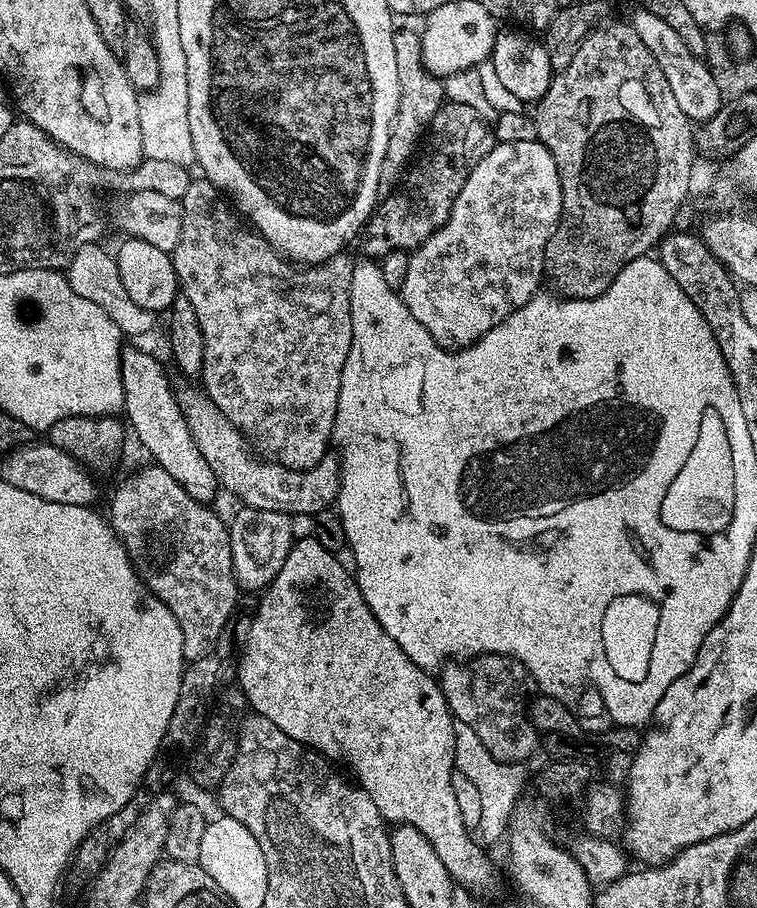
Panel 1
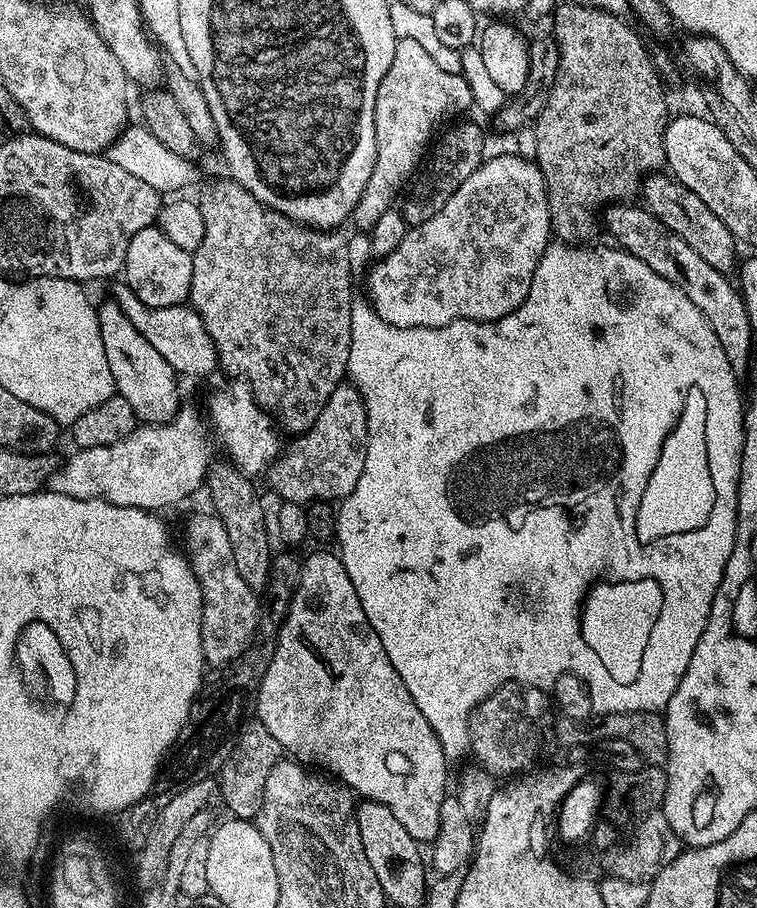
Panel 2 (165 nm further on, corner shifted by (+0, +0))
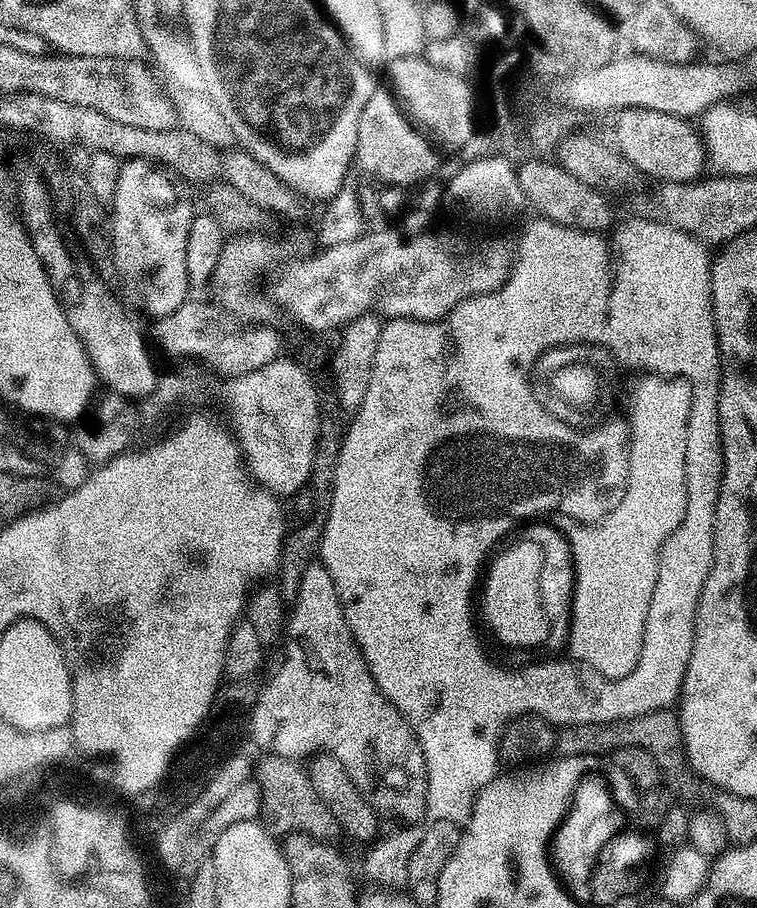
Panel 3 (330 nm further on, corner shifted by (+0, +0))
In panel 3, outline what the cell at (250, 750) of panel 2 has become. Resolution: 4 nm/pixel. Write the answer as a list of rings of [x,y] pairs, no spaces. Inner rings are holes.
[[[268,754],[265,755],[263,758],[265,760],[262,761],[261,764],[258,764],[258,767],[255,769],[254,776],[260,785],[260,811],[262,813],[263,823],[266,825],[268,831],[271,832],[273,837],[276,838],[283,838],[293,834],[307,834],[315,837],[319,836],[319,839],[325,842],[331,841],[333,839],[331,836],[334,834],[337,835],[338,832],[338,825],[336,819],[334,819],[330,814],[330,810],[326,810],[326,806],[322,802],[322,798],[318,798],[318,794],[316,793],[316,791],[314,790],[314,786],[310,782],[310,778],[308,777],[307,771],[305,771],[305,769],[301,767],[301,765],[299,768],[299,766],[296,765],[299,763],[297,763],[295,759],[289,758],[287,756],[274,756]]]

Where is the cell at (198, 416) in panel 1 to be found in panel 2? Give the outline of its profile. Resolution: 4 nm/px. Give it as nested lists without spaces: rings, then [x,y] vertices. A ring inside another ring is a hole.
[[[341,382],[330,394],[326,406],[322,406],[322,414],[318,414],[316,427],[299,433],[289,446],[280,453],[266,473],[266,481],[285,503],[308,505],[314,501],[327,500],[338,502],[348,497],[357,486],[362,470],[365,468],[365,454],[368,446],[368,415],[362,402],[360,389],[351,382]]]

